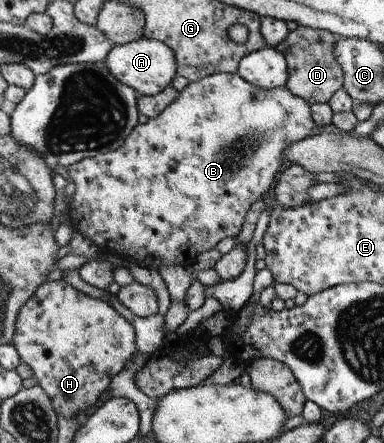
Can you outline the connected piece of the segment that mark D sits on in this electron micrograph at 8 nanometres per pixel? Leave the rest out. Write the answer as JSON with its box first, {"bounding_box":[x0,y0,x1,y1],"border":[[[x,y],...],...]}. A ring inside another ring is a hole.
{"bounding_box":[275,26,343,105],"border":[[[297,26],[289,31],[286,39],[275,45],[285,59],[288,79],[285,86],[292,95],[301,97],[308,105],[327,103],[332,94],[343,87],[343,71],[338,67],[332,47],[336,35],[326,30],[314,29],[308,26]]]}

